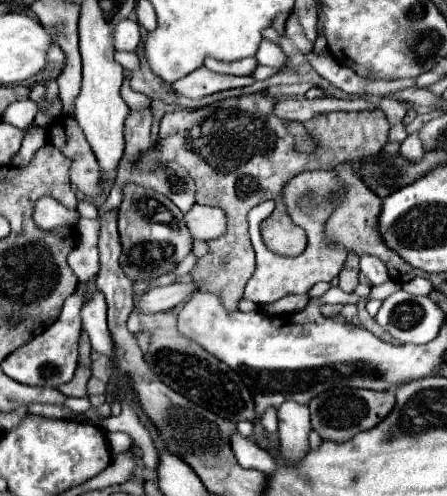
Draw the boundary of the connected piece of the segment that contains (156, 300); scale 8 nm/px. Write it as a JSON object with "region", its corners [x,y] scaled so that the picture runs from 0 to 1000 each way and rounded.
{"region":[[[389,571],[389,575],[345,575],[327,591],[318,591],[309,603],[300,603],[300,627],[309,631],[362,631],[380,627],[398,611],[407,611],[425,591],[434,591],[443,579],[434,571]]]}

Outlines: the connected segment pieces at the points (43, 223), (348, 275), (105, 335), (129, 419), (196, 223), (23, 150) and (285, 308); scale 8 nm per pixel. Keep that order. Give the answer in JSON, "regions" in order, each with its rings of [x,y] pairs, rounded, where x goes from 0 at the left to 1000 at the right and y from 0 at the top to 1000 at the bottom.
{"regions":[[[[94,397],[94,421],[76,421],[76,446],[89,462],[125,462],[134,454],[170,454],[174,425],[152,425],[116,397]]],[[[765,542],[756,558],[761,558],[756,579],[761,579],[765,587],[787,591],[787,587],[796,583],[796,575],[801,575],[801,550],[796,550],[796,546],[774,546],[774,542]]],[[[210,587],[201,603],[188,607],[179,623],[179,643],[183,643],[183,659],[201,675],[206,704],[215,704],[219,712],[246,716],[255,700],[237,659],[237,607],[228,599],[228,587]]],[[[286,800],[277,813],[273,813],[273,833],[264,841],[237,841],[228,849],[228,861],[237,869],[277,869],[286,873],[295,885],[304,885],[304,893],[313,893],[322,917],[318,917],[318,929],[331,946],[353,946],[353,933],[358,933],[358,921],[353,921],[353,909],[349,909],[349,897],[340,889],[340,877],[336,869],[318,857],[313,849],[313,833],[309,833],[309,817],[295,800]]],[[[434,413],[416,429],[416,450],[430,474],[452,486],[474,486],[506,470],[506,429],[497,429],[488,417]]],[[[76,264],[63,268],[58,280],[49,284],[49,296],[45,296],[45,304],[36,308],[36,317],[31,317],[27,329],[31,329],[36,337],[54,337],[58,325],[67,325],[72,313],[76,313],[103,284],[107,284],[107,276],[103,276],[98,264],[94,264],[94,268],[89,268],[89,264],[85,264],[85,268],[76,268]]],[[[644,595],[644,599],[631,599],[631,603],[622,603],[622,607],[617,607],[617,611],[609,611],[609,615],[595,615],[595,619],[586,619],[582,627],[586,627],[591,635],[662,631],[662,627],[680,623],[680,619],[685,619],[685,611],[689,611],[689,595],[676,595],[676,599],[667,599],[667,595]]]]}

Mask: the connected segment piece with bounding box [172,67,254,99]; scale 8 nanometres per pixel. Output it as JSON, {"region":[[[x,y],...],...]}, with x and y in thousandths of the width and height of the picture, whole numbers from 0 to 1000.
{"region":[[[447,135],[447,139],[430,143],[425,151],[389,163],[385,175],[398,192],[425,196],[425,200],[452,200],[452,196],[474,192],[483,183],[528,179],[528,175],[546,175],[546,171],[564,171],[564,167],[568,167],[568,155],[492,151],[492,147],[465,143],[461,135]]]}

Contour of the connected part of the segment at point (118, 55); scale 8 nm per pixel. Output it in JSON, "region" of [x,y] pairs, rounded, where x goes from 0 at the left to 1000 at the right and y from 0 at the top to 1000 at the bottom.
{"region":[[[260,103],[260,107],[255,107],[255,119],[260,119],[277,139],[286,139],[286,143],[300,143],[300,139],[313,135],[313,123],[309,123],[309,115],[304,115],[300,107],[273,107],[273,103]]]}

